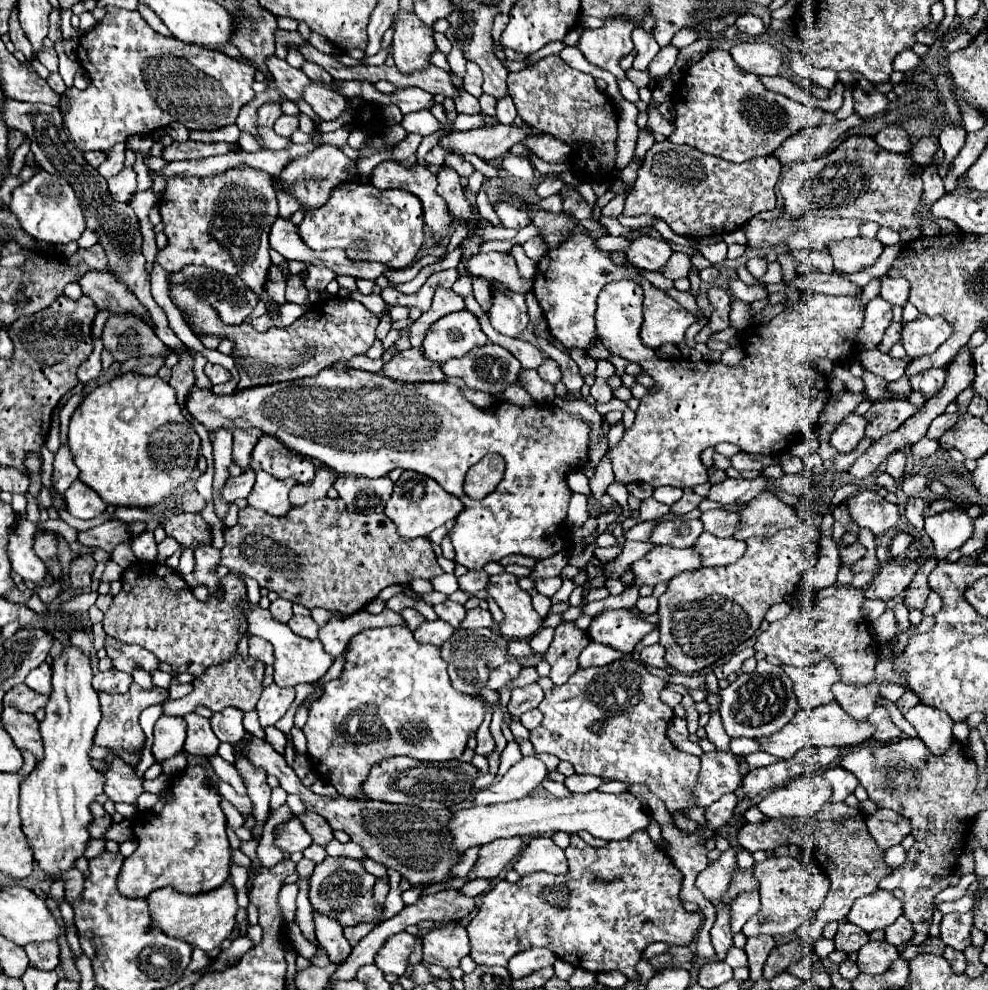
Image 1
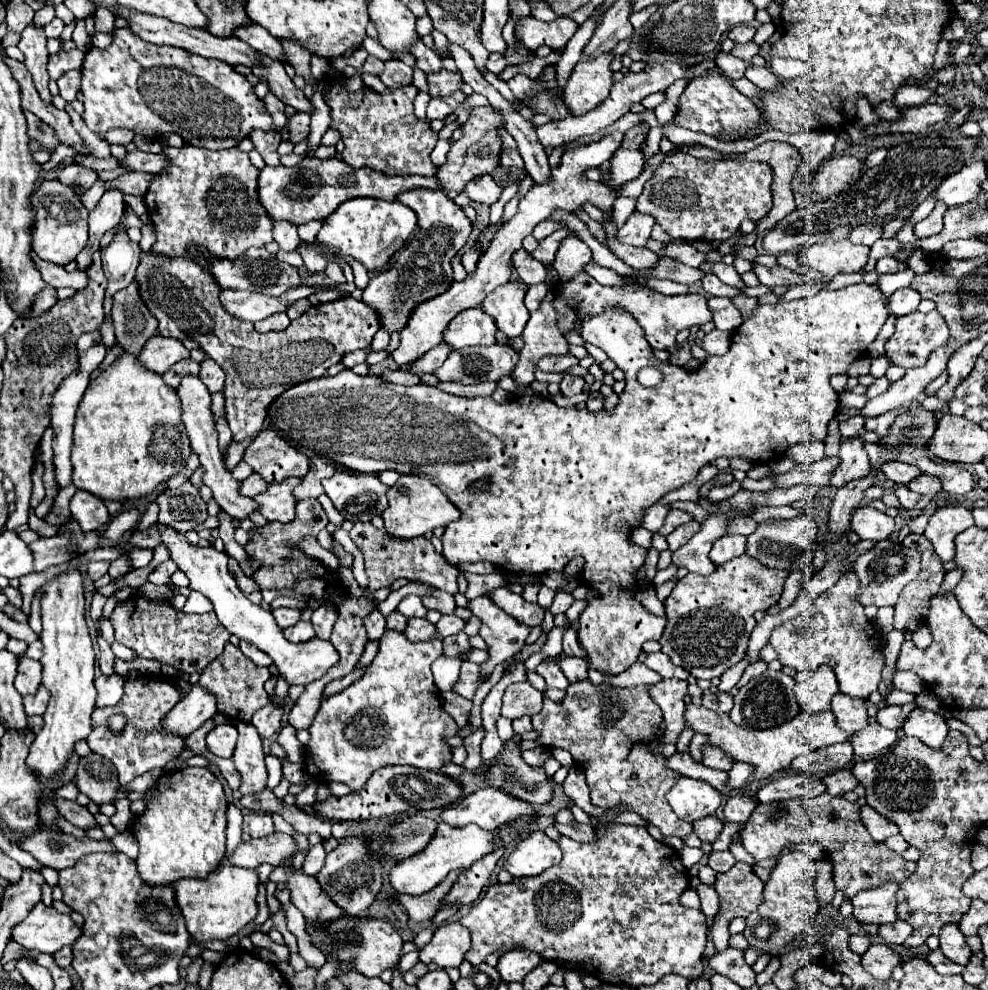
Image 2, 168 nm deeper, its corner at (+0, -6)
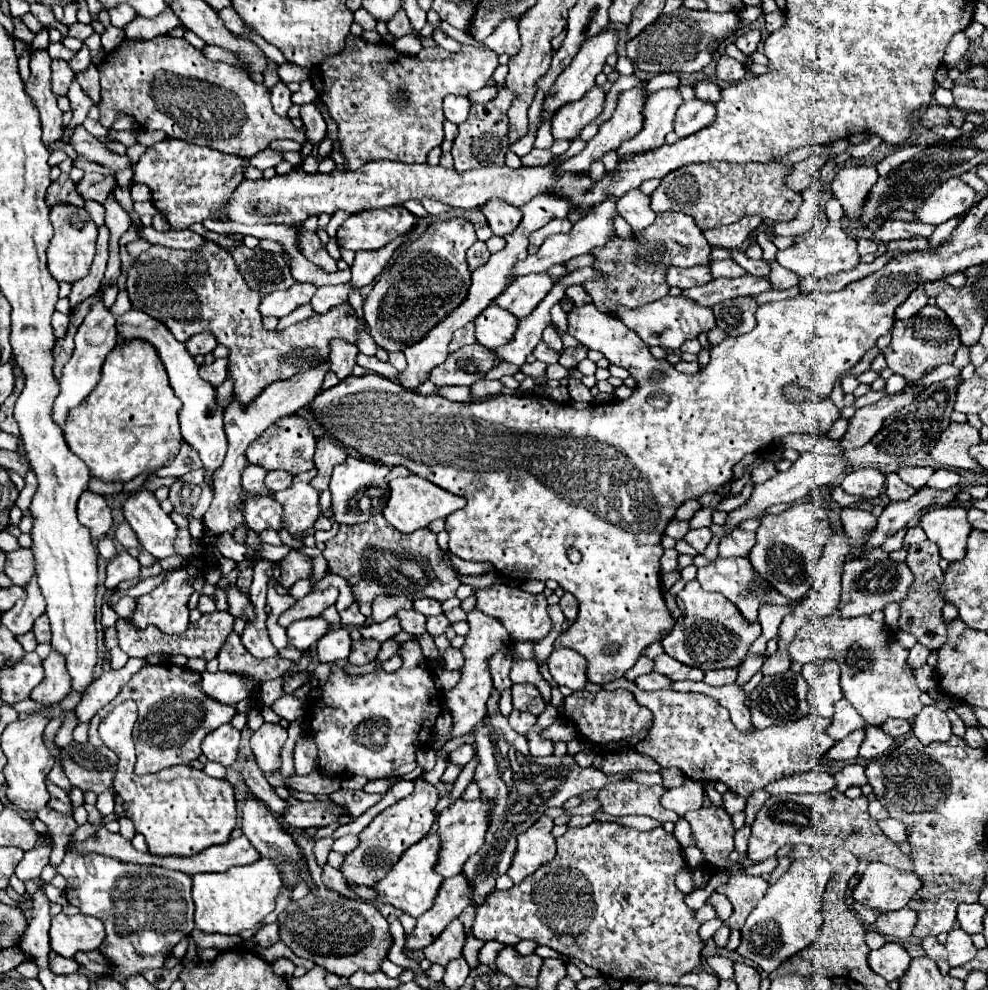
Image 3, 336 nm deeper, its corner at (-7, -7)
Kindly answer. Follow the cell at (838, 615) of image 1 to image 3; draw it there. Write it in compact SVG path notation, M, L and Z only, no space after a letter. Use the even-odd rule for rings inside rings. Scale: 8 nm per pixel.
M835 610L831 616L807 624L797 632L793 644L789 646L789 656L801 664L835 660L841 668L843 696L871 726L879 726L891 716L911 720L923 708L919 700L921 690L915 684L913 668L907 664L909 652L897 644L895 636L885 624L873 622L869 616L841 620L839 612Z

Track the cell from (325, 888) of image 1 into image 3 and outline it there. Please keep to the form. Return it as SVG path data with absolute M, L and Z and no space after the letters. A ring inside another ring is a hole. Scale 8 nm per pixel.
M419 776L415 780L415 790L407 798L395 802L393 806L377 814L377 818L359 834L359 840L361 840L359 846L345 856L345 862L341 866L345 880L355 882L359 886L369 886L373 884L373 880L379 880L379 876L385 876L385 872L389 872L389 868L397 862L397 856L401 856L401 852L405 852L417 840L427 836L435 820L433 808L437 800L439 800L437 788L425 782L423 776Z

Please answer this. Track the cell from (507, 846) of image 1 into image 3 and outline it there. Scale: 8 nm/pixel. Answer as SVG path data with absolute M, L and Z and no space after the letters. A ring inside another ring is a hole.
M459 874L445 880L433 900L433 906L417 918L413 932L405 934L405 950L423 950L429 946L445 926L467 908L467 904L471 904L471 900L465 876Z

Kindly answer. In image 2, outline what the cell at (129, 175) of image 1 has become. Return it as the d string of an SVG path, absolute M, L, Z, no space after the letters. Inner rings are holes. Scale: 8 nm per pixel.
M108 189L98 205L94 207L94 211L90 211L88 215L88 223L90 223L90 239L86 243L86 247L82 249L82 253L76 257L78 261L78 269L86 269L92 263L92 253L100 249L100 239L108 229L114 229L124 213L124 193L120 189Z

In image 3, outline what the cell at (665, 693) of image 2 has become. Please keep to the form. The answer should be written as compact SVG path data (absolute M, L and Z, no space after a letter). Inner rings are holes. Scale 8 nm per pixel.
M651 672L651 674L643 674L635 680L635 684L641 688L641 690L663 690L663 688L669 688L671 686L671 680L665 680L665 676L657 674L657 672Z

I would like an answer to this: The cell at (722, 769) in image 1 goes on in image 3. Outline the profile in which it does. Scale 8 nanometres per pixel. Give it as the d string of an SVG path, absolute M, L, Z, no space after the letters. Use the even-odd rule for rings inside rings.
M685 780L683 786L679 788L671 788L665 790L665 794L661 796L661 806L667 810L677 812L679 816L683 816L689 810L697 810L701 808L705 802L705 790L701 782L693 782L693 780Z

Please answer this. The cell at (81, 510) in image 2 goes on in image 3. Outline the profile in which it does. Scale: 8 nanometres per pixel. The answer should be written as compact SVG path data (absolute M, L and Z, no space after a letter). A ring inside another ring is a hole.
M87 490L79 498L79 522L89 528L93 538L105 536L111 528L111 510L103 496Z

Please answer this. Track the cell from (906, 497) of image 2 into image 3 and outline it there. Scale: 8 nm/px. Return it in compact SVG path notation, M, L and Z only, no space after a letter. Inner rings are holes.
M895 472L885 474L885 484L887 484L887 496L889 500L907 500L909 496L913 496L913 488L909 488L909 484L905 484Z

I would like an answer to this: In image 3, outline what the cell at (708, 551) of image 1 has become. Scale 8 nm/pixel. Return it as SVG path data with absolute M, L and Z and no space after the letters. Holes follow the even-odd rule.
M741 528L733 530L729 536L725 536L719 544L719 556L721 558L737 558L747 556L751 552L751 546L755 544L755 532L745 532Z

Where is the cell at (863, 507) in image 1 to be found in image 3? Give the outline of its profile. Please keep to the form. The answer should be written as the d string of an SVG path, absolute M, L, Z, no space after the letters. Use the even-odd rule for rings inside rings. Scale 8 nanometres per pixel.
M841 508L839 512L841 530L853 540L865 540L865 536L869 536L869 532L873 530L873 520L877 518L871 512L859 508Z

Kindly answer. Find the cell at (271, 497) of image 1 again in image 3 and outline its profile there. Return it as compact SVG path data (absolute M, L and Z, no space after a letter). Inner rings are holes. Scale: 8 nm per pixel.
M317 470L297 474L293 486L281 492L275 492L275 500L283 506L283 518L289 534L297 534L313 528L315 520L321 514L319 508L319 490L311 486L311 480L317 476Z

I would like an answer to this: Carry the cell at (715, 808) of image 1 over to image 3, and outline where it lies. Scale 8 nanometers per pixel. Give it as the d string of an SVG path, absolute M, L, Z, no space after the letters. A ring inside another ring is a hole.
M755 790L755 792L747 798L747 808L745 808L747 820L745 820L745 824L753 824L753 822L755 822L757 812L763 808L763 804L765 804L765 800L767 800L769 796L771 796L771 794L769 794L767 790Z

